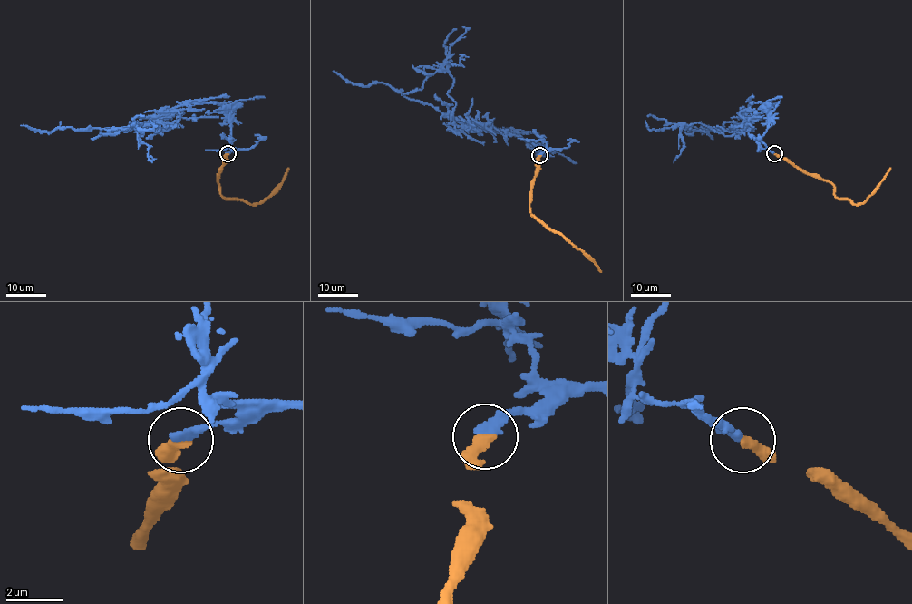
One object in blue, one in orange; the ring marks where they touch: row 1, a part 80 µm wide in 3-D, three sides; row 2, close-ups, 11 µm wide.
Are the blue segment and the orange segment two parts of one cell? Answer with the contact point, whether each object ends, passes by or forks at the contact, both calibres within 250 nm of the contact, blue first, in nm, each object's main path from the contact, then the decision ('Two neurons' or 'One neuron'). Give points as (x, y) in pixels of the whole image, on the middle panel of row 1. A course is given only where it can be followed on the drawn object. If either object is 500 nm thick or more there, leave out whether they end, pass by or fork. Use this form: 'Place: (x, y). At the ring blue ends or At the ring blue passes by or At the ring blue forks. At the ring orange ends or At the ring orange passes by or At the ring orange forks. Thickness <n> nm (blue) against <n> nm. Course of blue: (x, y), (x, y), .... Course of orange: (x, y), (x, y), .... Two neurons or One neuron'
Place: (539, 155). At the ring blue ends. At the ring orange ends. Thickness 360 nm (blue) against 440 nm. Course of blue: (539, 155), (547, 150), (543, 141), (535, 150), (511, 133), (471, 126), (383, 82), (348, 82), (333, 71). Course of orange: (539, 155), (538, 173), (531, 185), (531, 215), (562, 234), (601, 272). Two neurons

